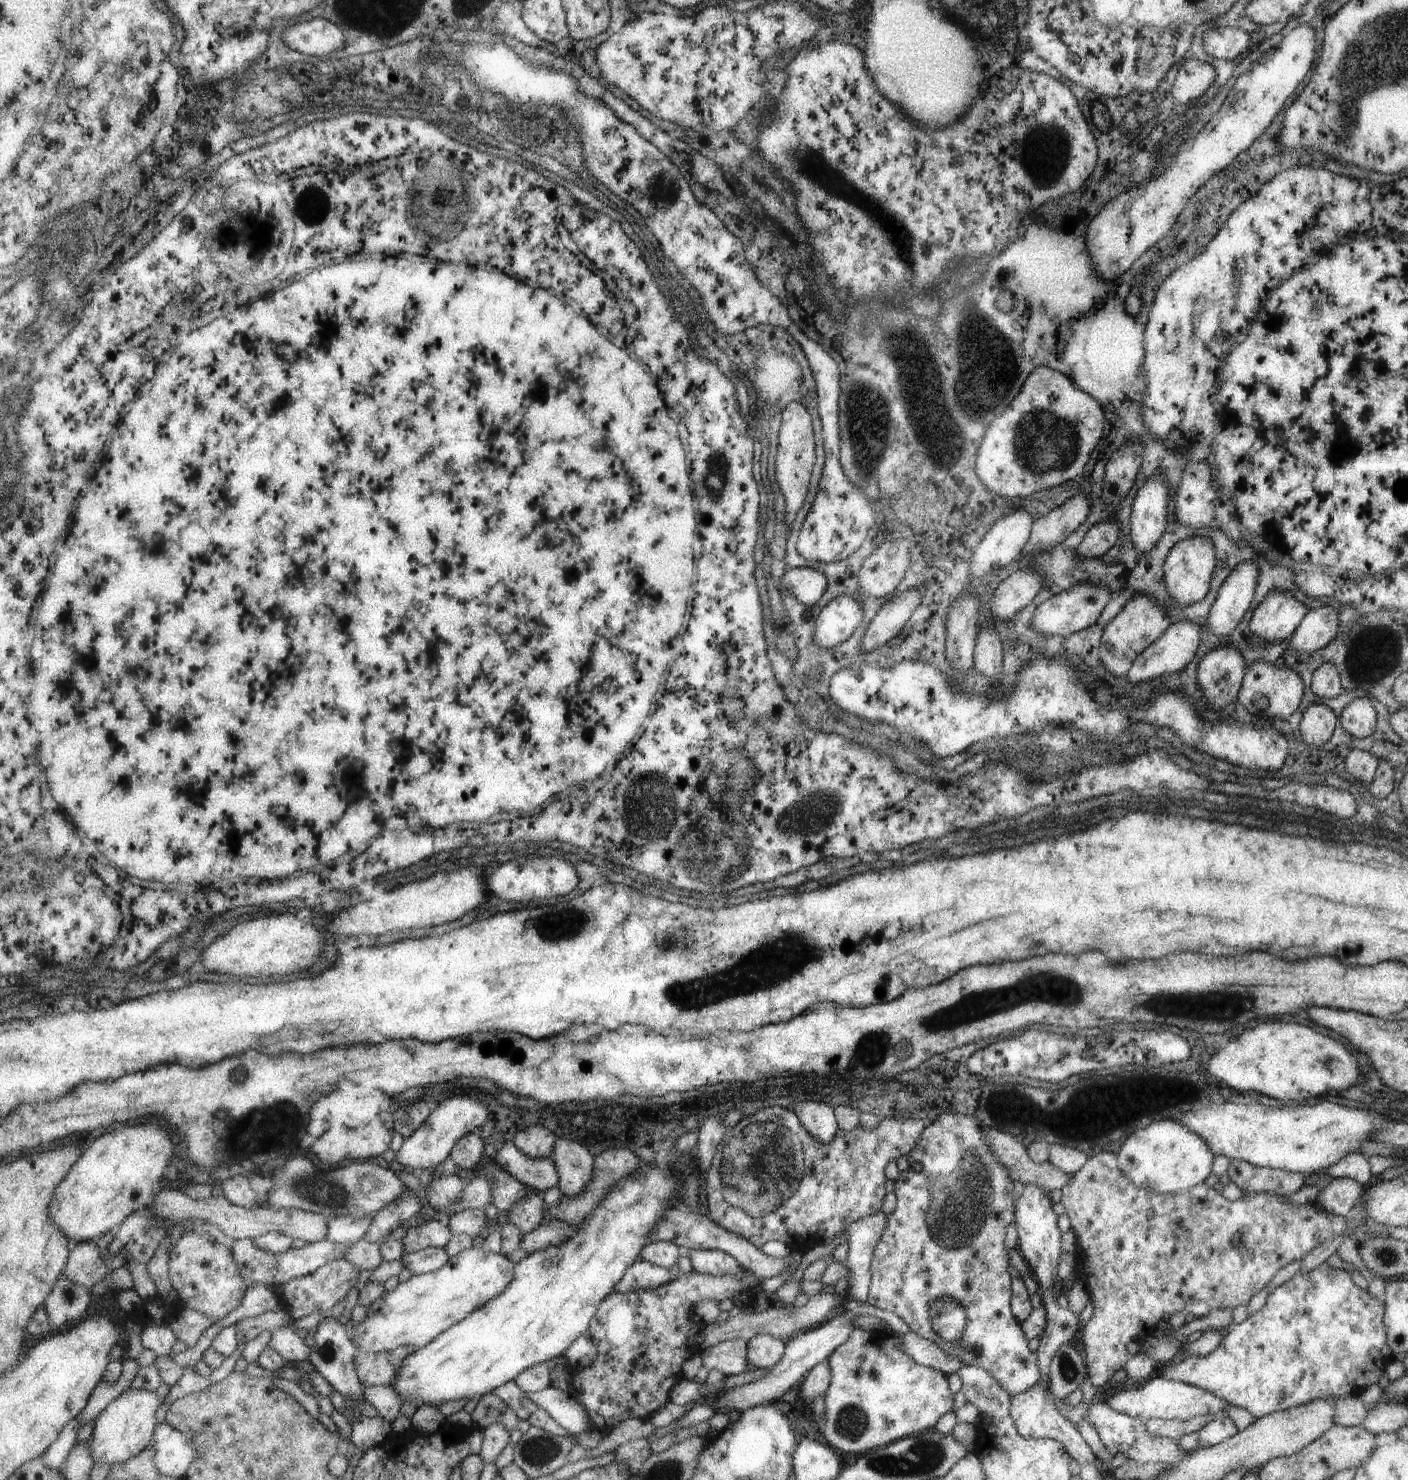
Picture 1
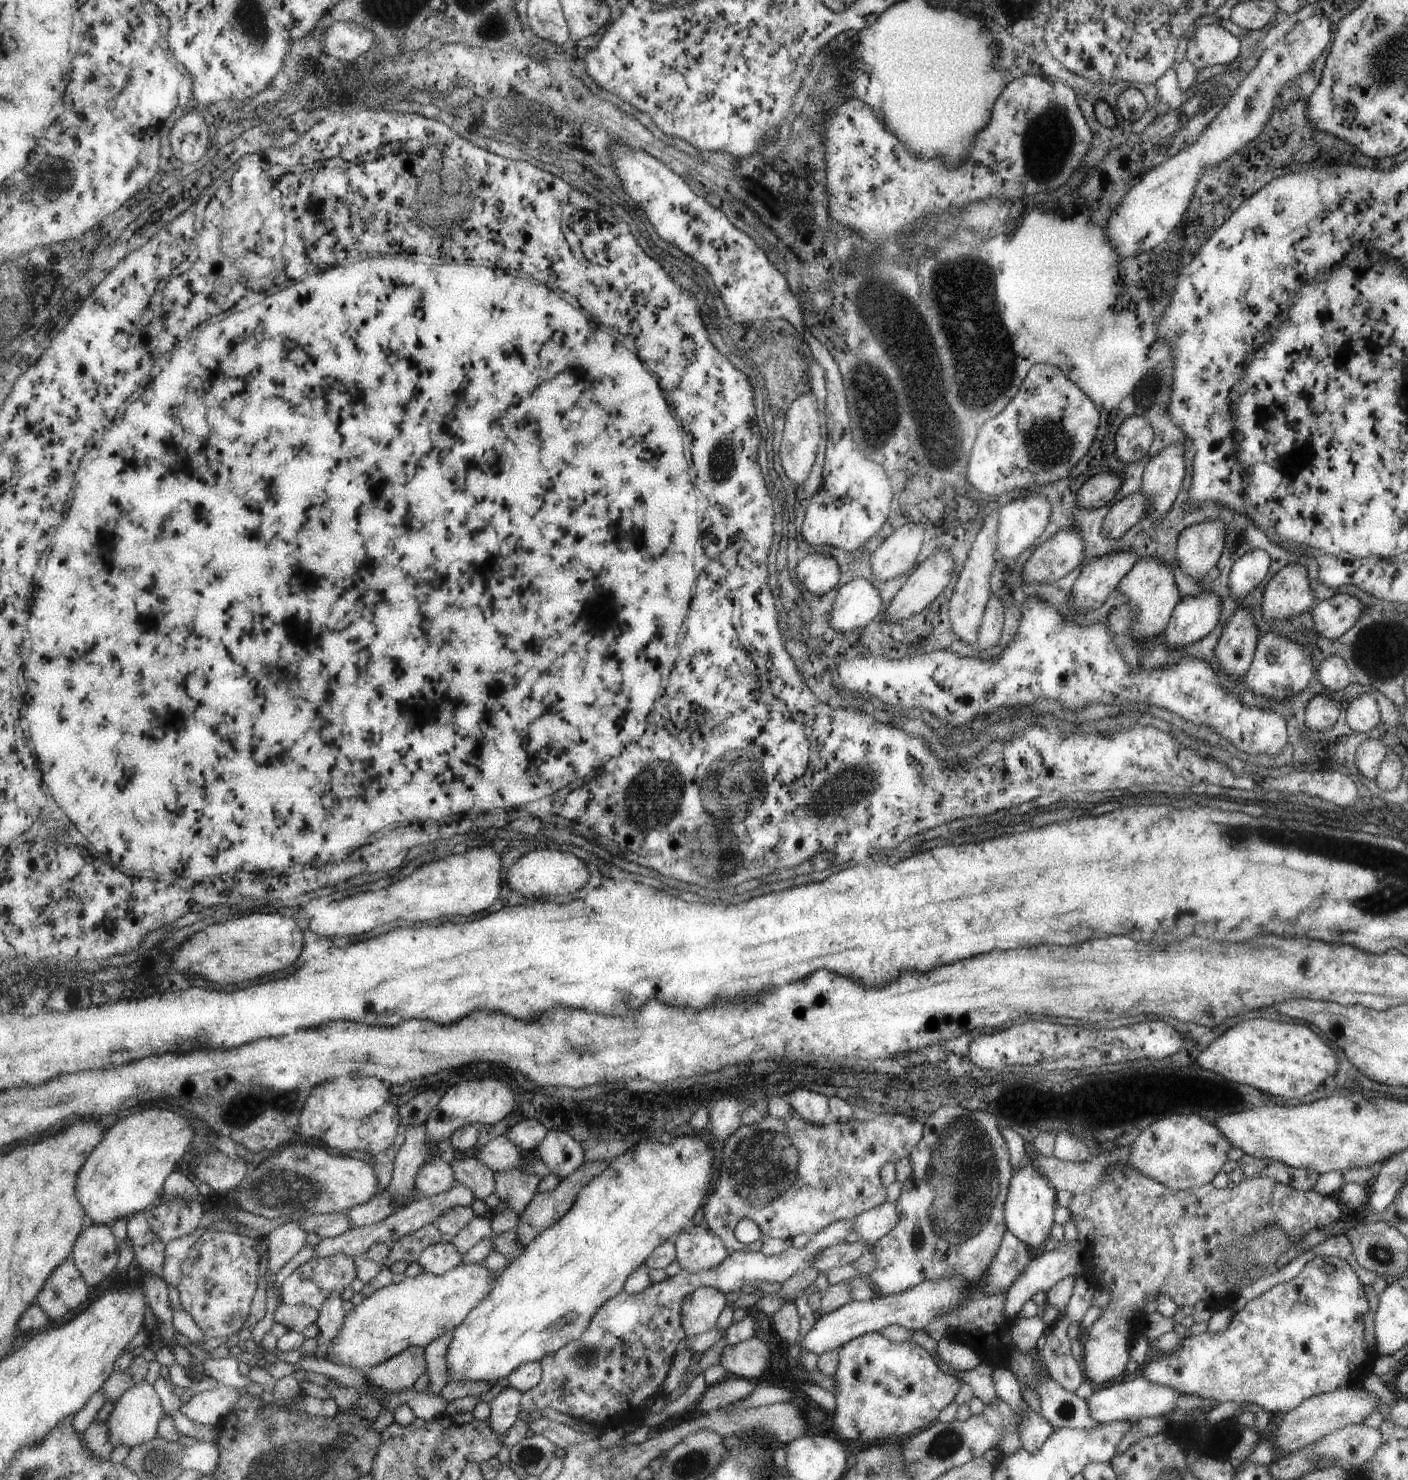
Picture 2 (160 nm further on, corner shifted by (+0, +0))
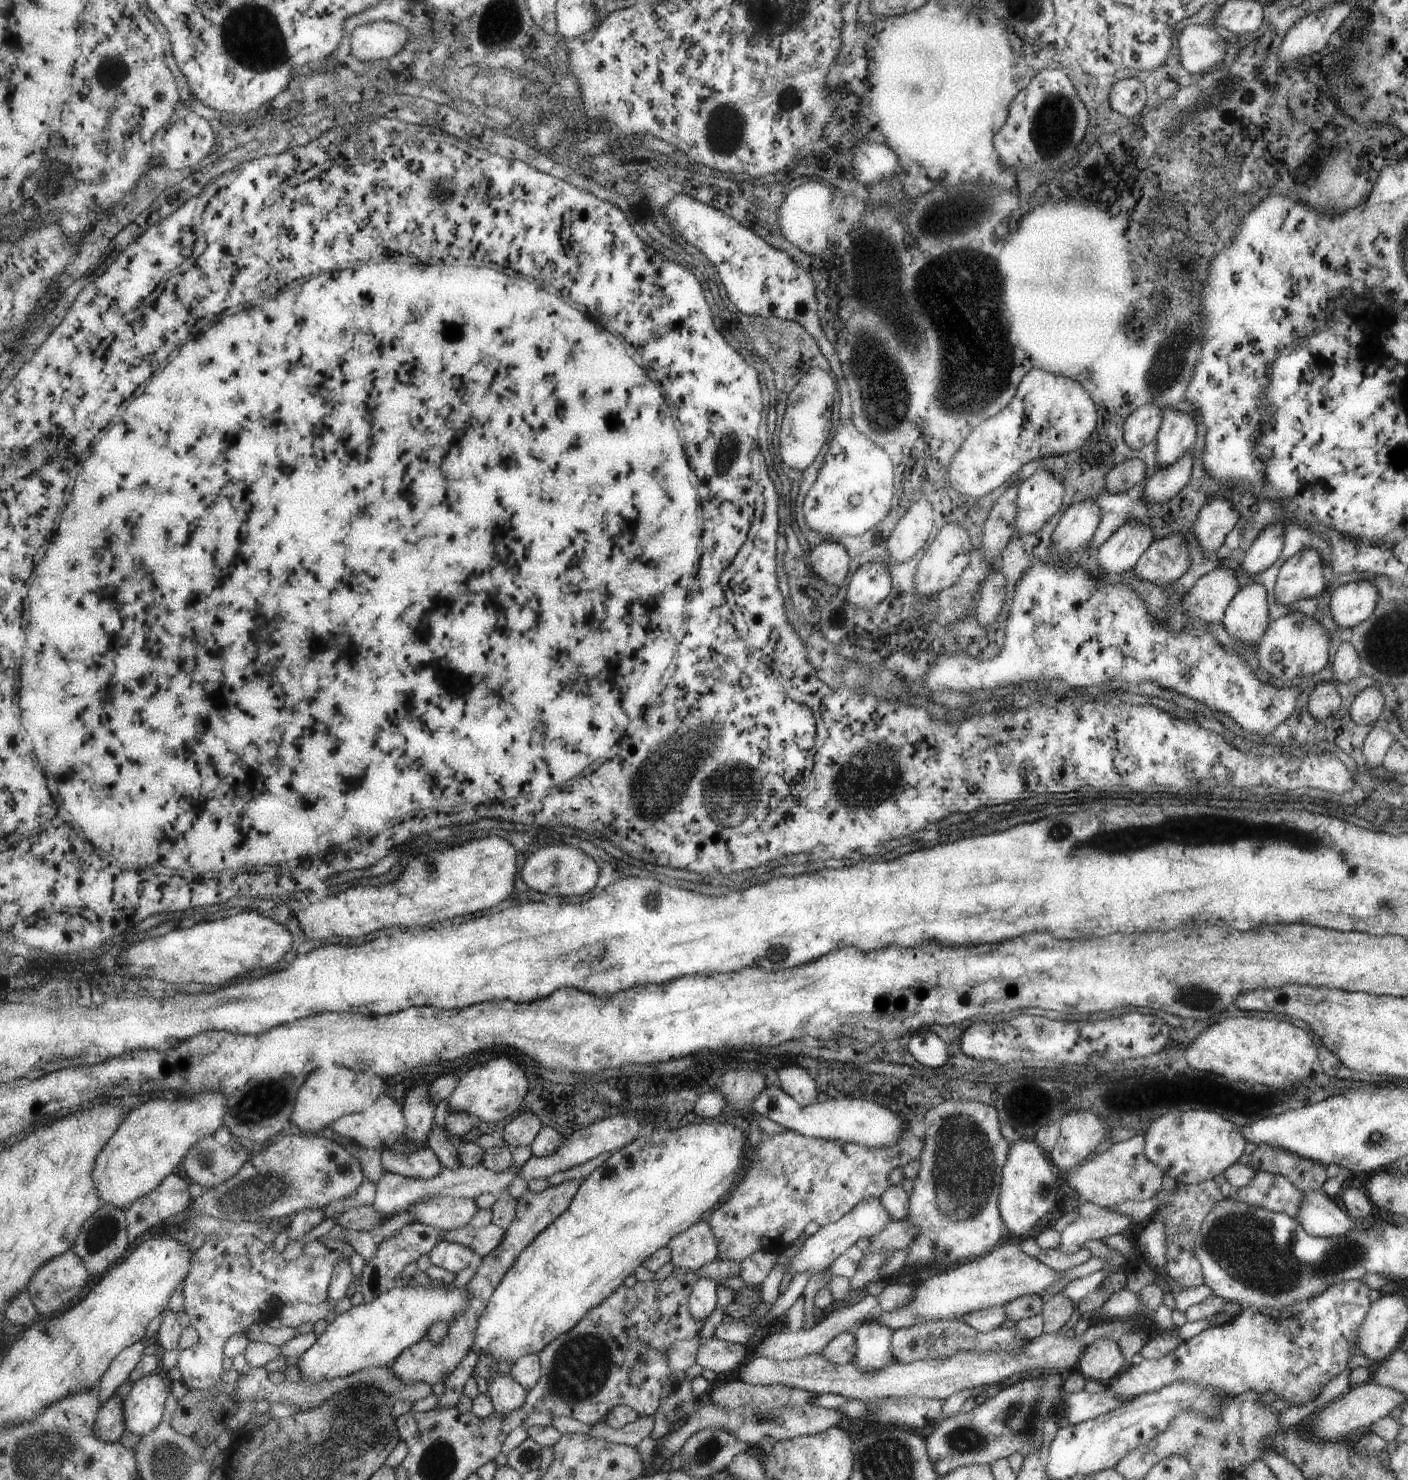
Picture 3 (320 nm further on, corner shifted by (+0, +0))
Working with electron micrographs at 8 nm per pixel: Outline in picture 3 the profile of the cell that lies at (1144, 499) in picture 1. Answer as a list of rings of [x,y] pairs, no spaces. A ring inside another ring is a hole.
[[[1167,407],[1153,440],[1156,460],[1161,466],[1175,462],[1183,452],[1191,448],[1195,440],[1195,413],[1174,411]]]

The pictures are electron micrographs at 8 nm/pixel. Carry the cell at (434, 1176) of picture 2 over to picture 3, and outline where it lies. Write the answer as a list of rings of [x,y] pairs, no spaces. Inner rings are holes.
[[[429,1147],[411,1150],[408,1153],[387,1150],[383,1154],[383,1164],[389,1173],[407,1178],[431,1179],[443,1172],[443,1164],[437,1154]]]

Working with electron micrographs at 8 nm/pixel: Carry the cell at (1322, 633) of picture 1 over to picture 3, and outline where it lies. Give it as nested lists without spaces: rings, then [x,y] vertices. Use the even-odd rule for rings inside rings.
[[[1369,580],[1339,585],[1330,597],[1329,610],[1337,626],[1355,626],[1365,620],[1377,602],[1377,588]]]

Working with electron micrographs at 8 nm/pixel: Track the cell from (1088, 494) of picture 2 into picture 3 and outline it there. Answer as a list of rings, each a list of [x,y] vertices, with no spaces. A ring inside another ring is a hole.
[[[1127,459],[1117,463],[1107,472],[1104,476],[1104,489],[1115,494],[1143,482],[1145,478],[1145,463],[1141,459]]]

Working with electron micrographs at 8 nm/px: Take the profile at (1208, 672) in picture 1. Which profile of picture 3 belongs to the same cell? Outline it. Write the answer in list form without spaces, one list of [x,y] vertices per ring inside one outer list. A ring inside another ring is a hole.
[[[1247,579],[1225,607],[1221,623],[1231,636],[1253,644],[1265,632],[1267,613],[1265,587]]]

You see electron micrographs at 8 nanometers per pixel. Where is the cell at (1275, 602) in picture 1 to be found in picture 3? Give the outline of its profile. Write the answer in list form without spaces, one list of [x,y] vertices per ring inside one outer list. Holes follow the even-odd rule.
[[[1315,547],[1295,551],[1281,566],[1273,586],[1275,602],[1289,604],[1302,598],[1312,598],[1327,586],[1323,581],[1321,556]]]

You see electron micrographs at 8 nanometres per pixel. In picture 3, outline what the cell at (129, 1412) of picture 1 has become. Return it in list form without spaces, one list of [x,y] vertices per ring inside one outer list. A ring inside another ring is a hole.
[[[159,1372],[141,1378],[131,1387],[124,1398],[123,1416],[127,1432],[148,1436],[157,1430],[166,1416],[166,1403],[169,1398],[170,1386],[165,1386],[165,1380]]]

